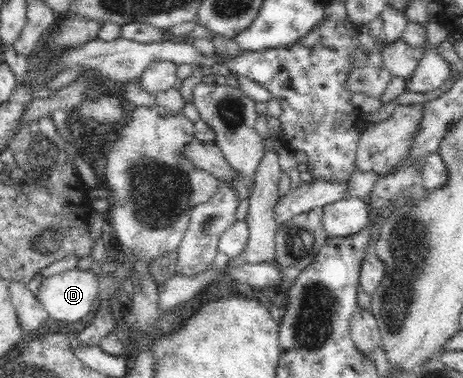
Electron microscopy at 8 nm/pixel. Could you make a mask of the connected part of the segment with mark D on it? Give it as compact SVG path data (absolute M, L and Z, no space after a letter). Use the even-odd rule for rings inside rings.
M75 268L43 280L37 298L51 319L77 323L93 313L98 286L95 269L82 272Z

